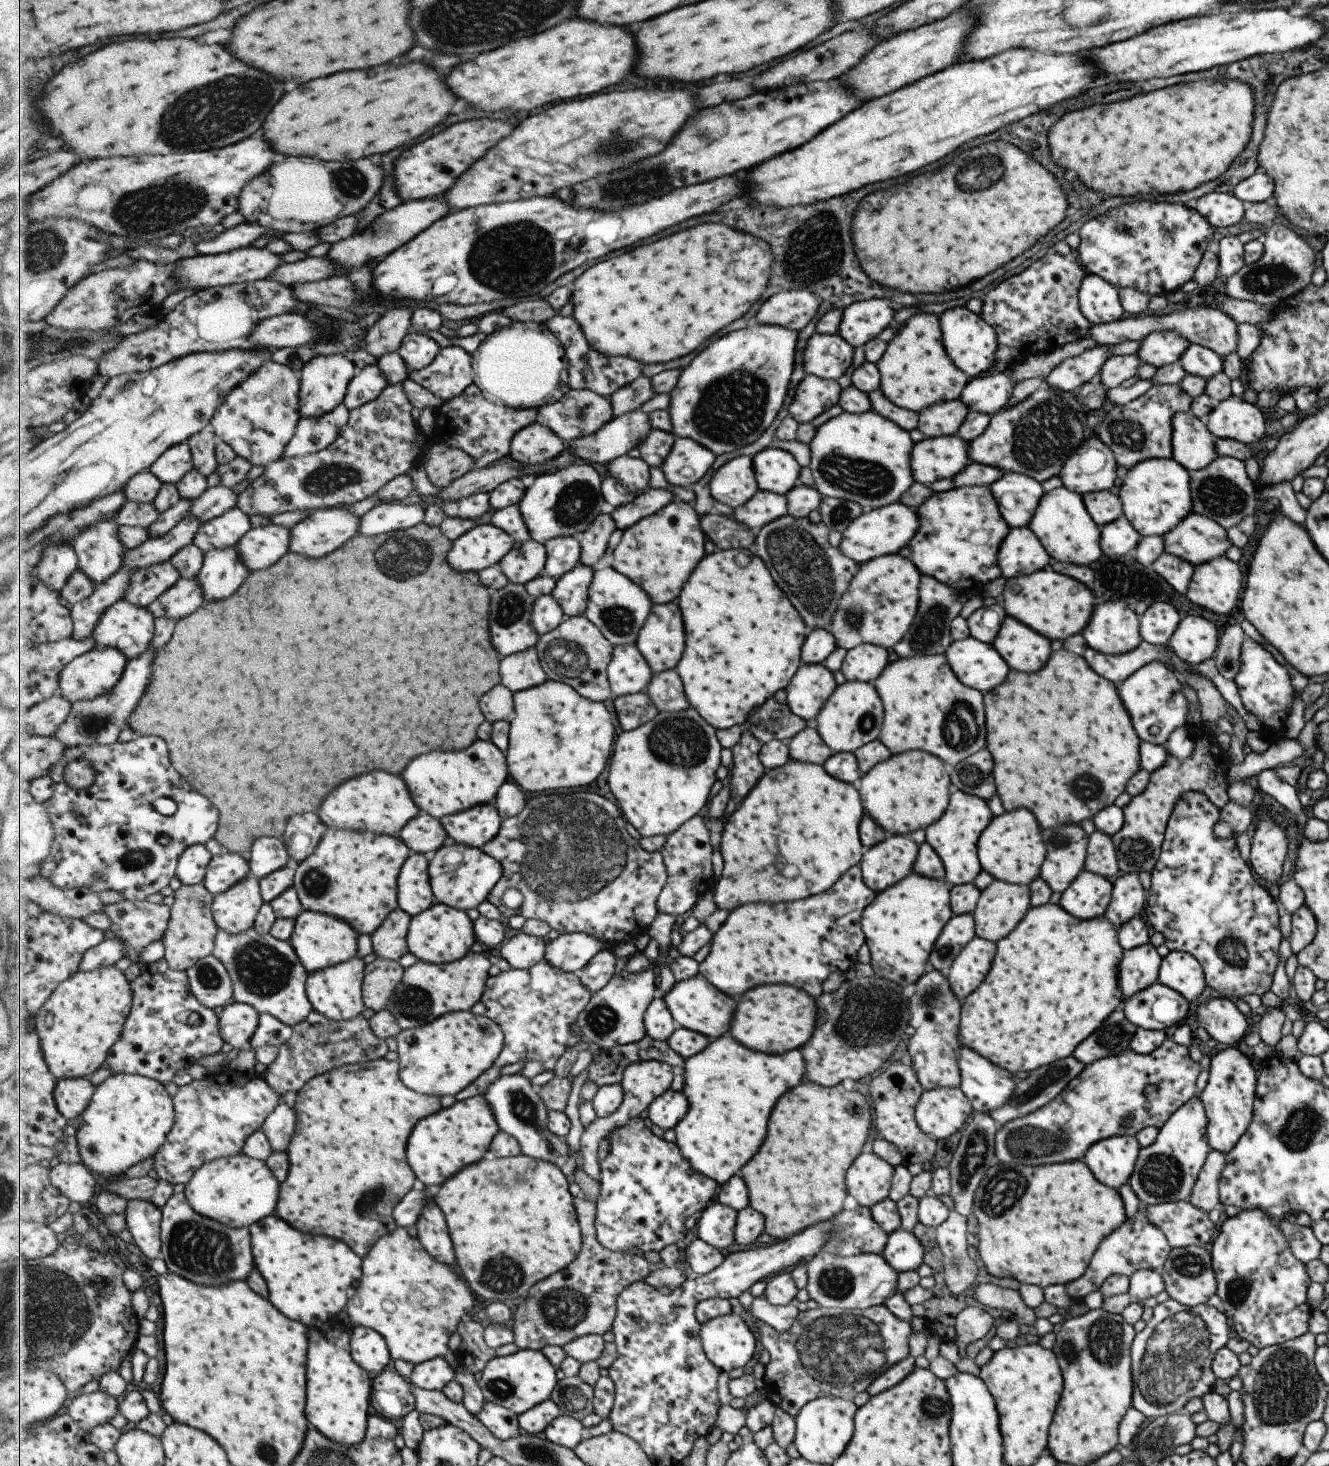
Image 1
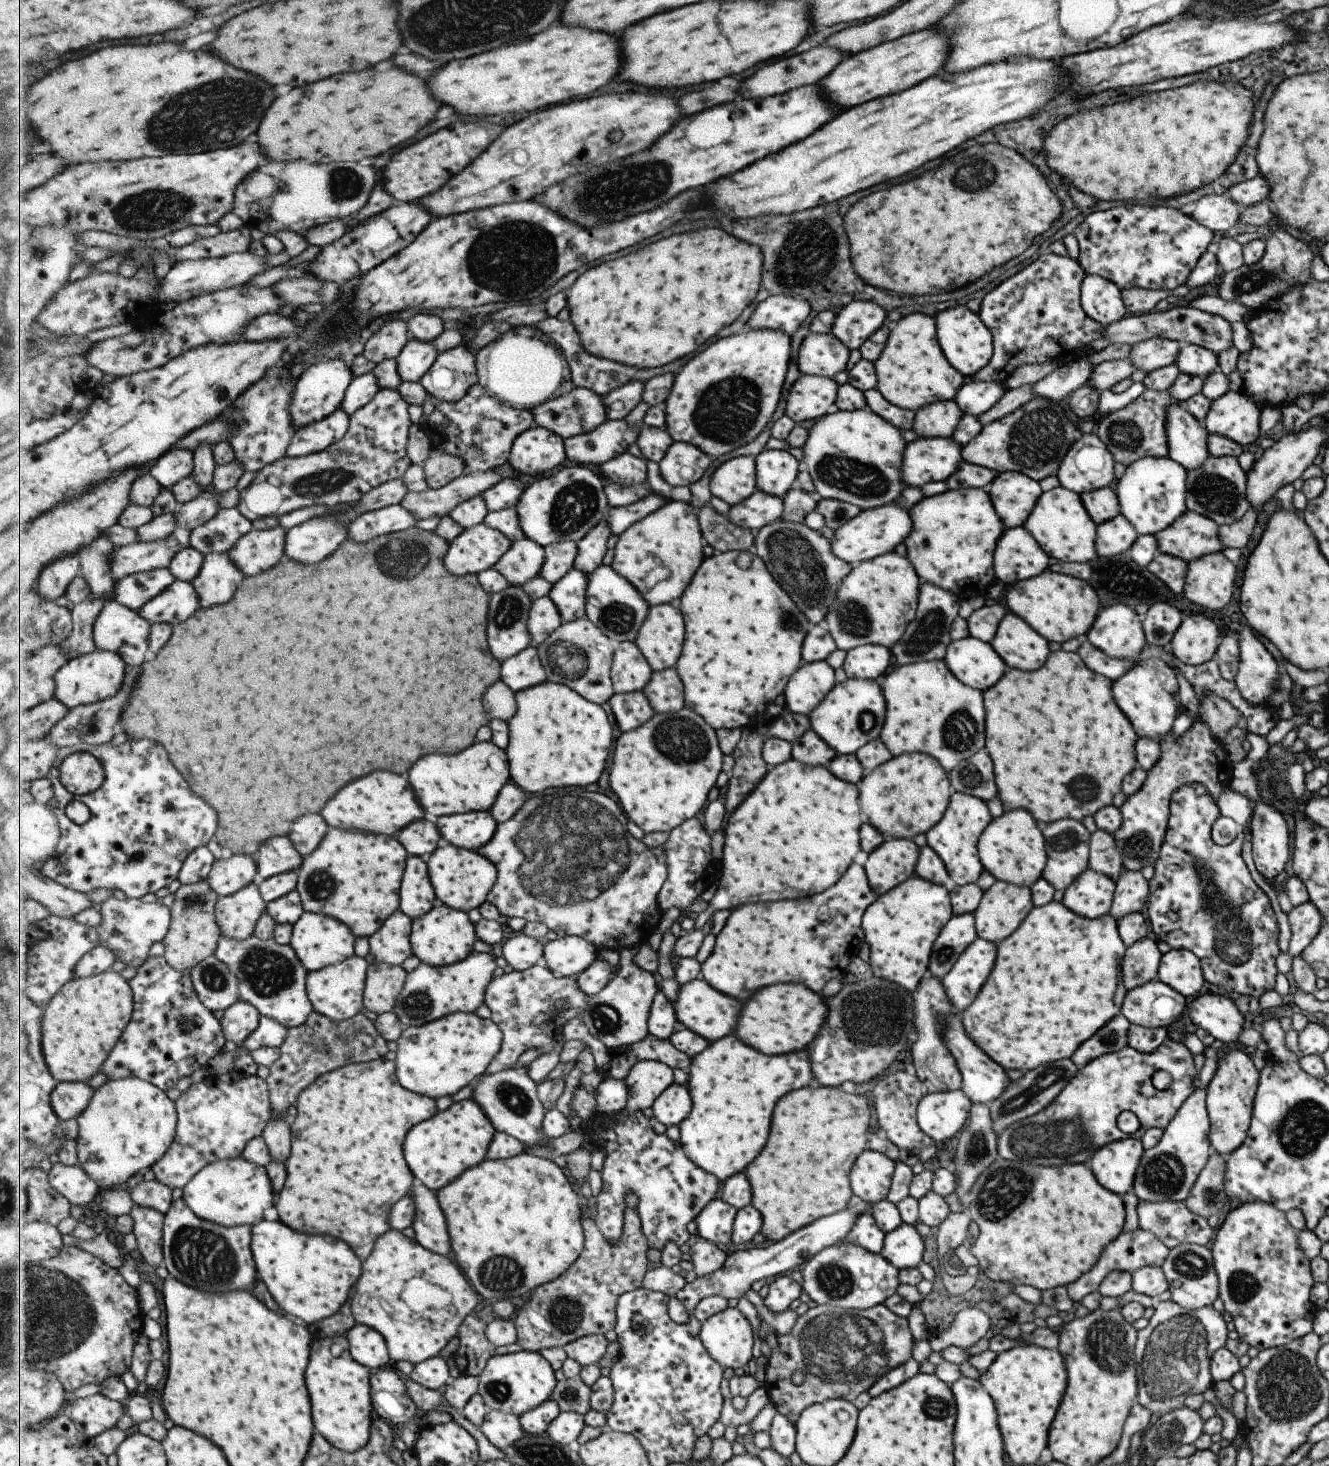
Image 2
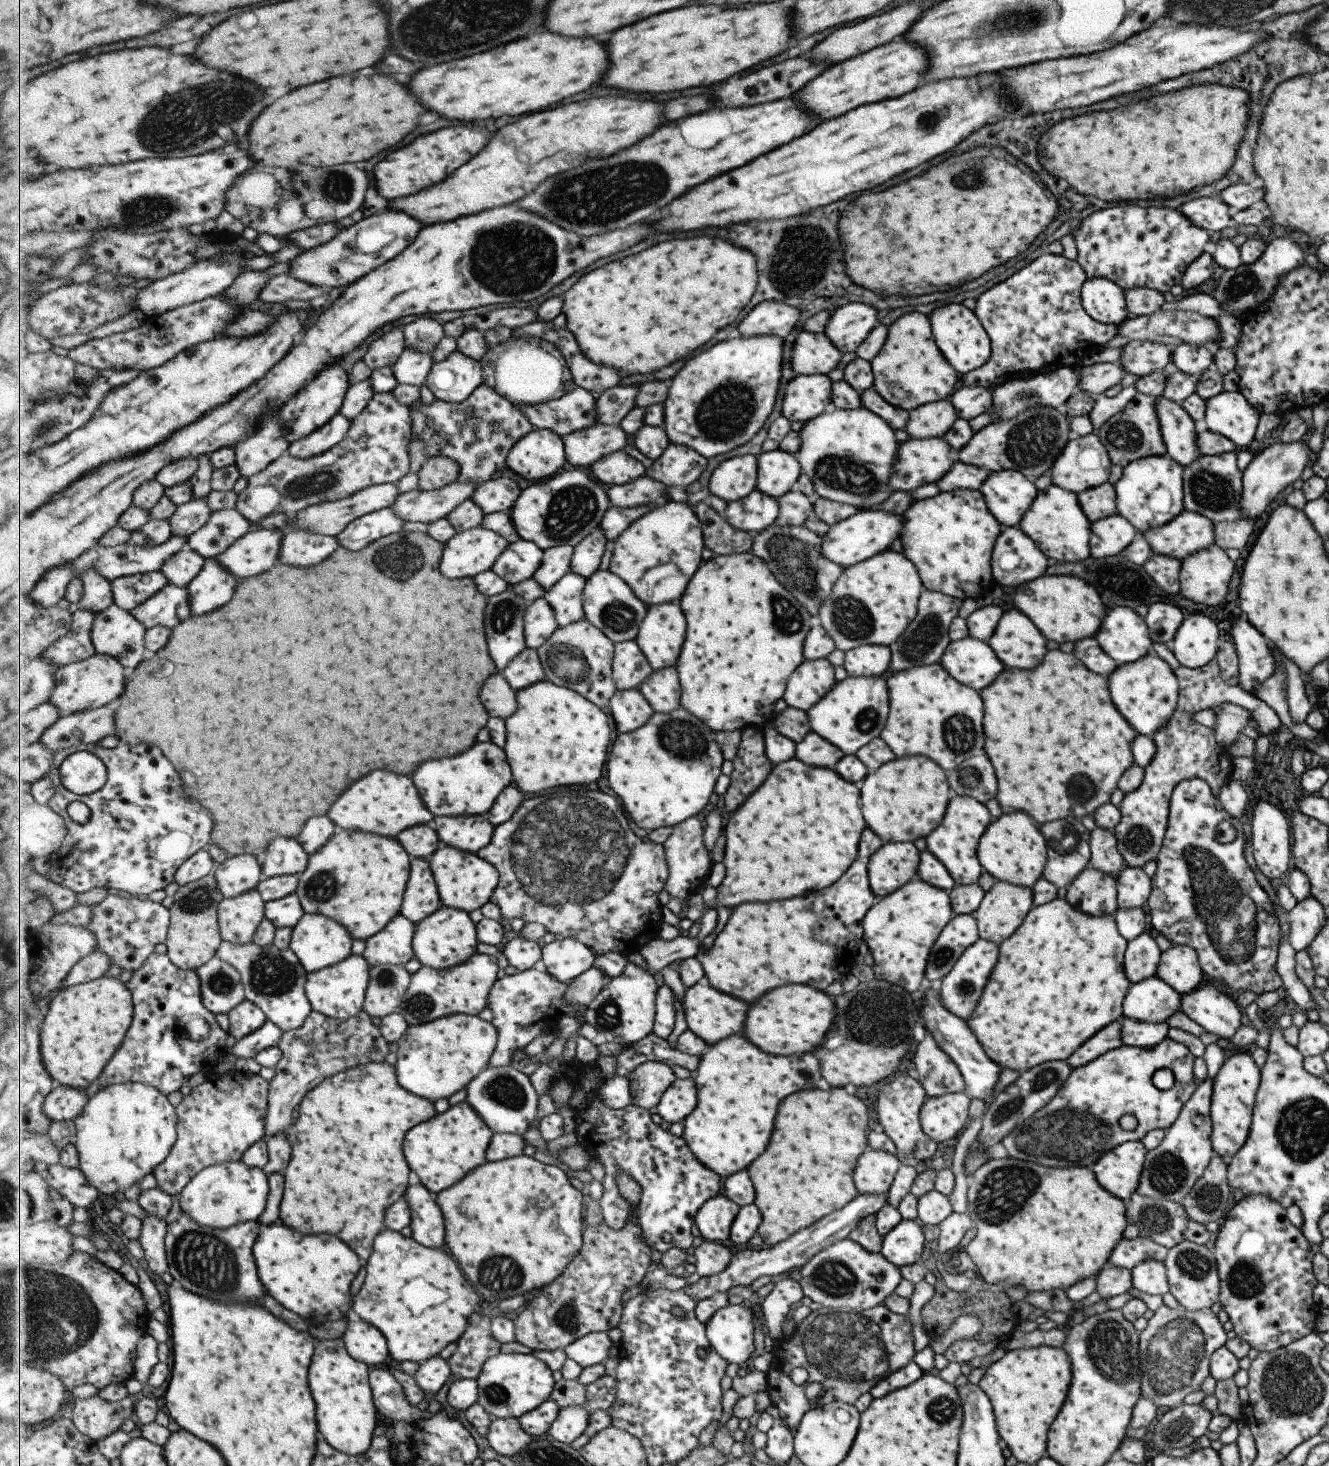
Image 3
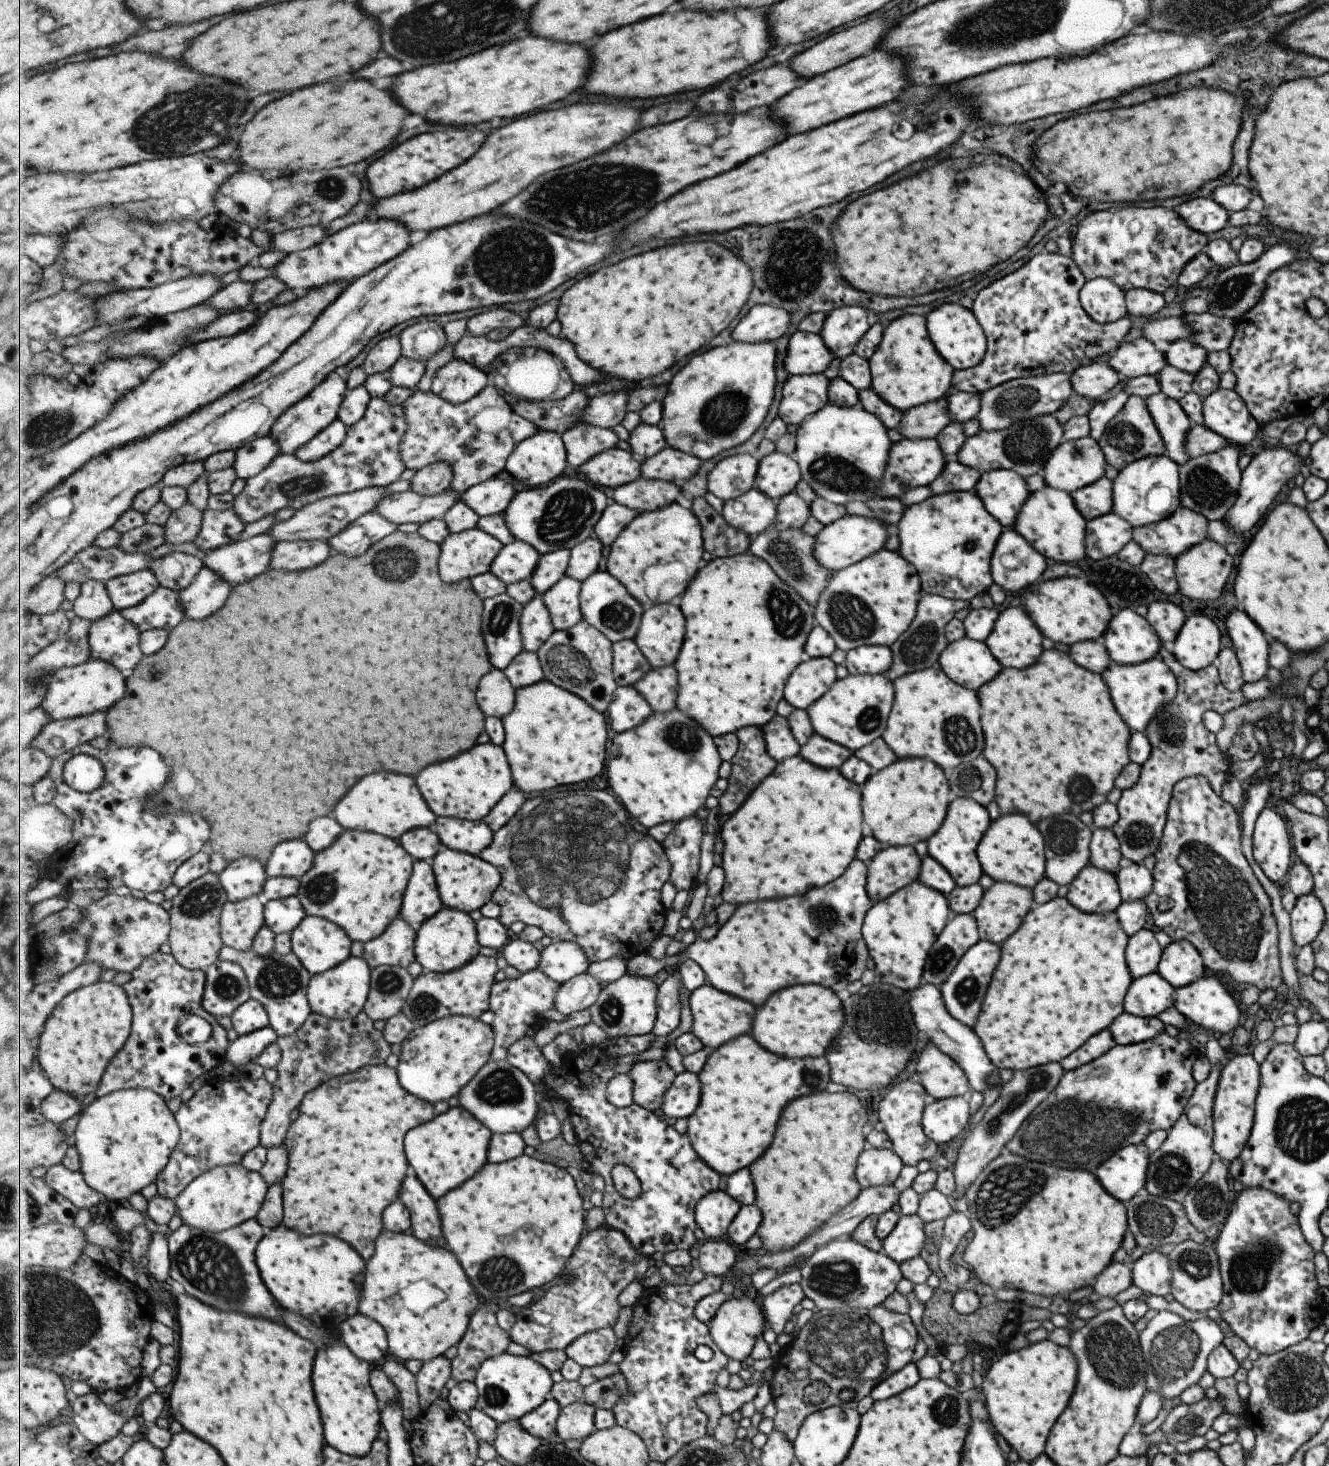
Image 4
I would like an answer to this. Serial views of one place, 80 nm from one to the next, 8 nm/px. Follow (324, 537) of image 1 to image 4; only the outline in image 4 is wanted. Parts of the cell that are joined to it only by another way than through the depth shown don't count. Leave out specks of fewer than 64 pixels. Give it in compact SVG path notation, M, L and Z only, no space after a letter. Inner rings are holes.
M281 541L272 550L271 568L307 570L323 564L333 550L327 541Z

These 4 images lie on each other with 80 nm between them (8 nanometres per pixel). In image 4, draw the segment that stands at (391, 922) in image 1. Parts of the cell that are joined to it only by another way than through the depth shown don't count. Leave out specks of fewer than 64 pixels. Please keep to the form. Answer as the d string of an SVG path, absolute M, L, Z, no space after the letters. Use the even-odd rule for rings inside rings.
M399 916L381 936L364 943L363 957L373 969L381 965L409 968L417 961L417 933L417 928Z

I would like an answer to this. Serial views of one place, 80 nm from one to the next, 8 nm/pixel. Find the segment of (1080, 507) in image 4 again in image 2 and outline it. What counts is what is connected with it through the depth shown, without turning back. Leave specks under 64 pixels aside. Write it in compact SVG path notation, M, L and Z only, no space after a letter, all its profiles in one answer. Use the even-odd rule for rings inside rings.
M1110 486L1101 487L1079 495L1081 504L1095 523L1104 523L1119 513L1117 497Z

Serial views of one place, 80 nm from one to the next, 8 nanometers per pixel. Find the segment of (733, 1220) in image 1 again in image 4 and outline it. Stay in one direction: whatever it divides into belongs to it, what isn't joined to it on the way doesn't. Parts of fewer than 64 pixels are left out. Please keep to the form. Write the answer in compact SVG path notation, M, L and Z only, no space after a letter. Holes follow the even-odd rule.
M726 1190L706 1194L696 1206L699 1228L710 1239L727 1239L729 1227L740 1214L742 1204Z

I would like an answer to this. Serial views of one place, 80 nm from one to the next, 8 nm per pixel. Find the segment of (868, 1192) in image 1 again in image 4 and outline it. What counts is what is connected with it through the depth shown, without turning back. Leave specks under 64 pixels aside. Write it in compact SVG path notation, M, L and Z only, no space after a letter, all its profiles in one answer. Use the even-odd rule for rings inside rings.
M865 1145L856 1158L854 1175L862 1189L892 1185L902 1165L892 1149L876 1149Z

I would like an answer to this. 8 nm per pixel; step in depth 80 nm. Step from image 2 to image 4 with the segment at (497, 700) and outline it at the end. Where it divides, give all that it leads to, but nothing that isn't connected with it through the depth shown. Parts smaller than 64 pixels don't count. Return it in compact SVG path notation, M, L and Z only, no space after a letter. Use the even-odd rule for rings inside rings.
M494 668L481 679L477 700L487 717L505 718L514 709L516 688L504 670Z

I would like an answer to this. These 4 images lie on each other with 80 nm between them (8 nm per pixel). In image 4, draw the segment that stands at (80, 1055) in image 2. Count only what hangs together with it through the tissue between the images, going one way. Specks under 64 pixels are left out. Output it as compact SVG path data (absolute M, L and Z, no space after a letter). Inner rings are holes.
M97 982L88 987L66 996L52 1012L43 1034L40 1036L36 1049L39 1064L44 1070L45 1076L51 1079L54 1086L60 1091L71 1093L73 1096L83 1098L91 1092L96 1093L100 1087L104 1074L112 1060L116 1058L120 1050L128 1043L132 1034L132 1024L135 1019L132 1003L124 985L113 982Z

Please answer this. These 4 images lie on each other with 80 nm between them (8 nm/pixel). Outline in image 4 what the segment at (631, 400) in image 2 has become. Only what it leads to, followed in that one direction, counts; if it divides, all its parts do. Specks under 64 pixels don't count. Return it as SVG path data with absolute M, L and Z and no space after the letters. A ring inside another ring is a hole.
M623 391L600 394L593 397L588 407L580 414L580 420L587 425L605 427L619 426L628 415L629 394Z

